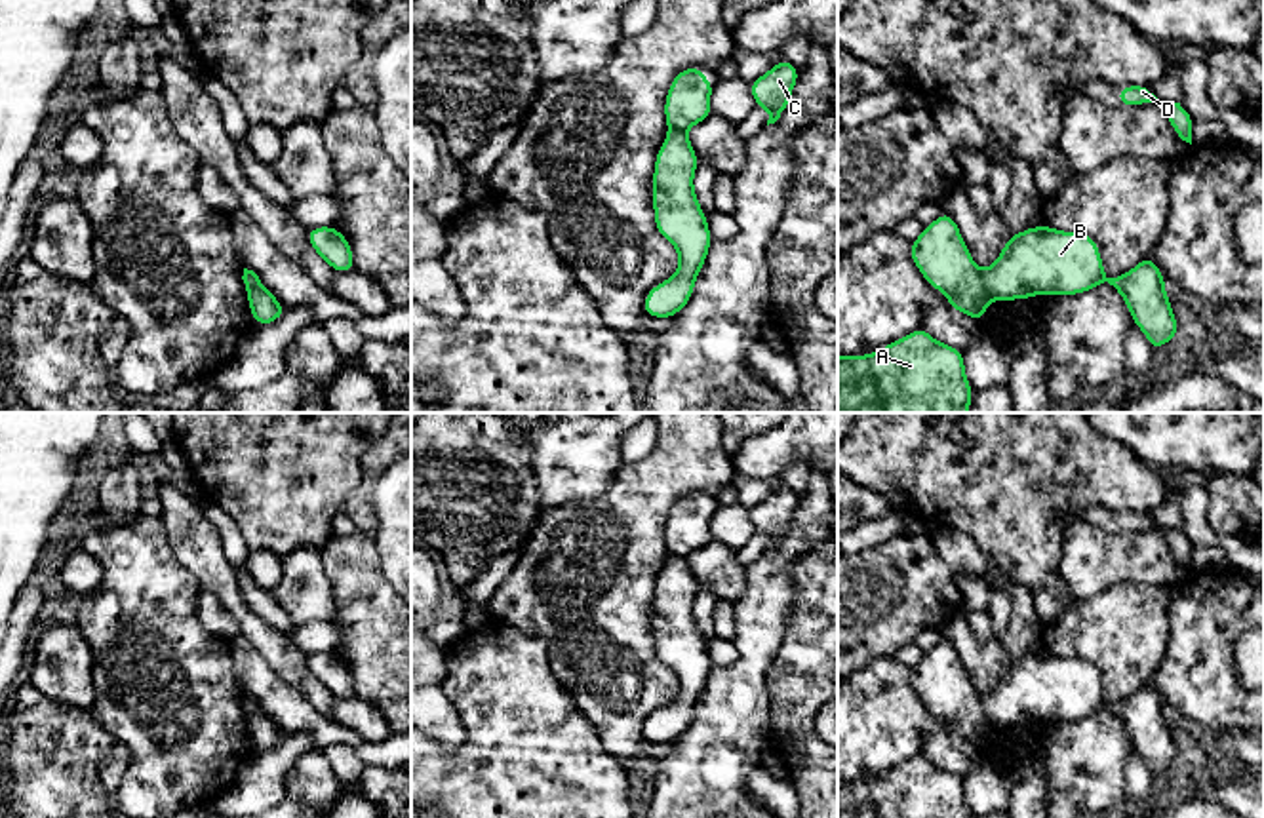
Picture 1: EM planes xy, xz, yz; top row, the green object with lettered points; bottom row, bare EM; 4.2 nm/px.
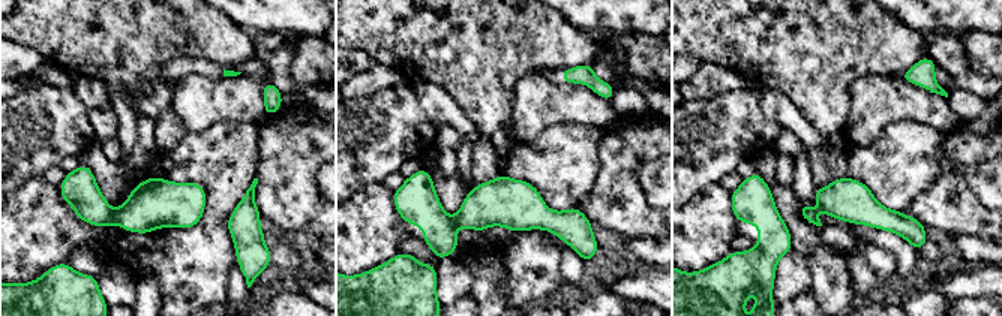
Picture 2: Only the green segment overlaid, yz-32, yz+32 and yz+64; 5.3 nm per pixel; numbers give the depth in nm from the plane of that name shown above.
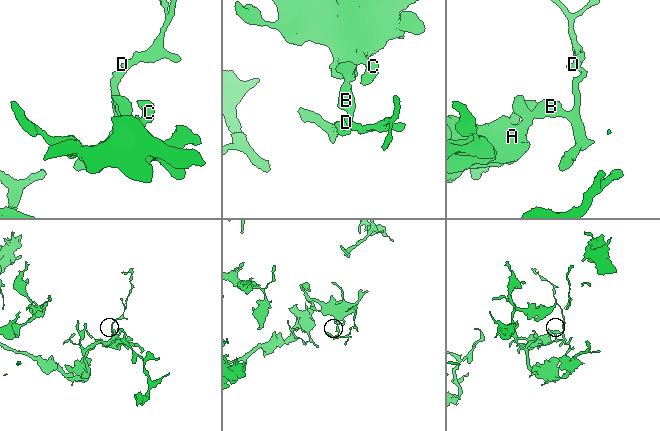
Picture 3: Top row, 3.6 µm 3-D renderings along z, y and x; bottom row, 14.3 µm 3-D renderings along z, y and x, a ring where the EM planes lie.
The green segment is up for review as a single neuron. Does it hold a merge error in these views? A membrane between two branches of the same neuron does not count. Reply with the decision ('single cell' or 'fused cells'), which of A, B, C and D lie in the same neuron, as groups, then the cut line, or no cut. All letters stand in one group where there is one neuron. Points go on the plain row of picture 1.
fused cells; A C / B D; cut in yz along (981, 699), (981, 706), (992, 723)

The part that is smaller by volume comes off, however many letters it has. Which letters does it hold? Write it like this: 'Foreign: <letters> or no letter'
Foreign: B, D

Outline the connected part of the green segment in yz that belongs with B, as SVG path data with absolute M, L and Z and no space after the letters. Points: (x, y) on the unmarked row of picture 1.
M1041 651L1011 660L997 687L982 696L982 708L997 727L1077 721L1108 708L1123 721L1133 750L1142 755L1152 778L1178 761L1165 704L1152 679L1127 700L1106 704L1096 666L1081 658Z

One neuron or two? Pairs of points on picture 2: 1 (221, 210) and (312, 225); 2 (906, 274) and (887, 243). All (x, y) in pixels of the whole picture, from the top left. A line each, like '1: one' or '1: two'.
1: two
2: one

